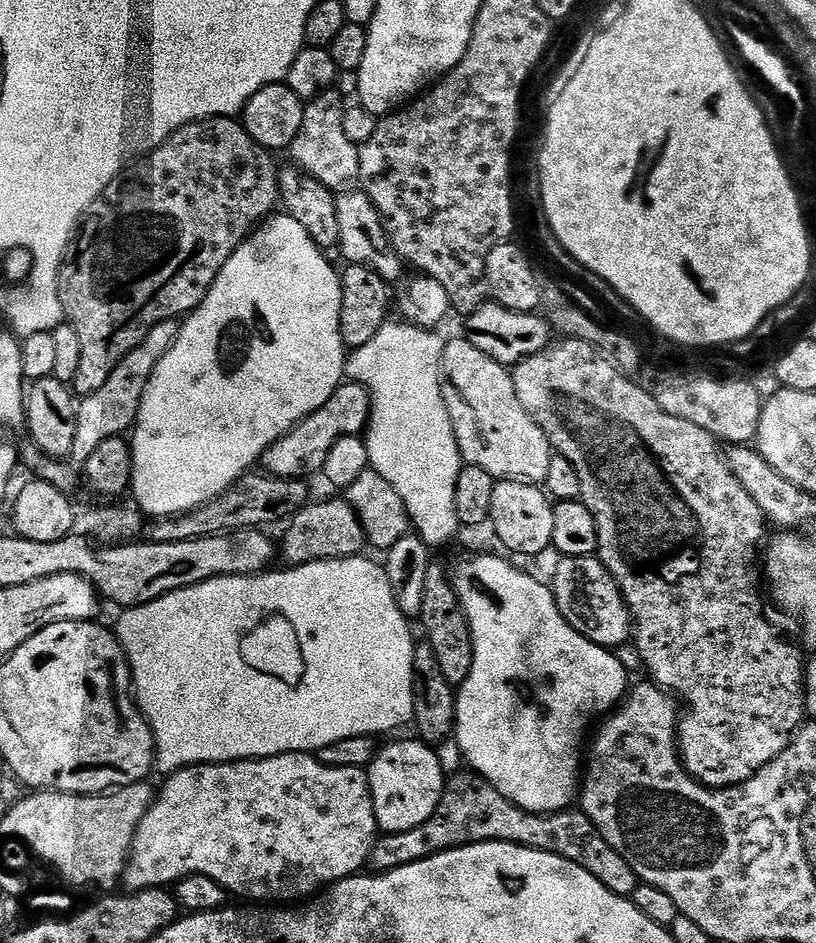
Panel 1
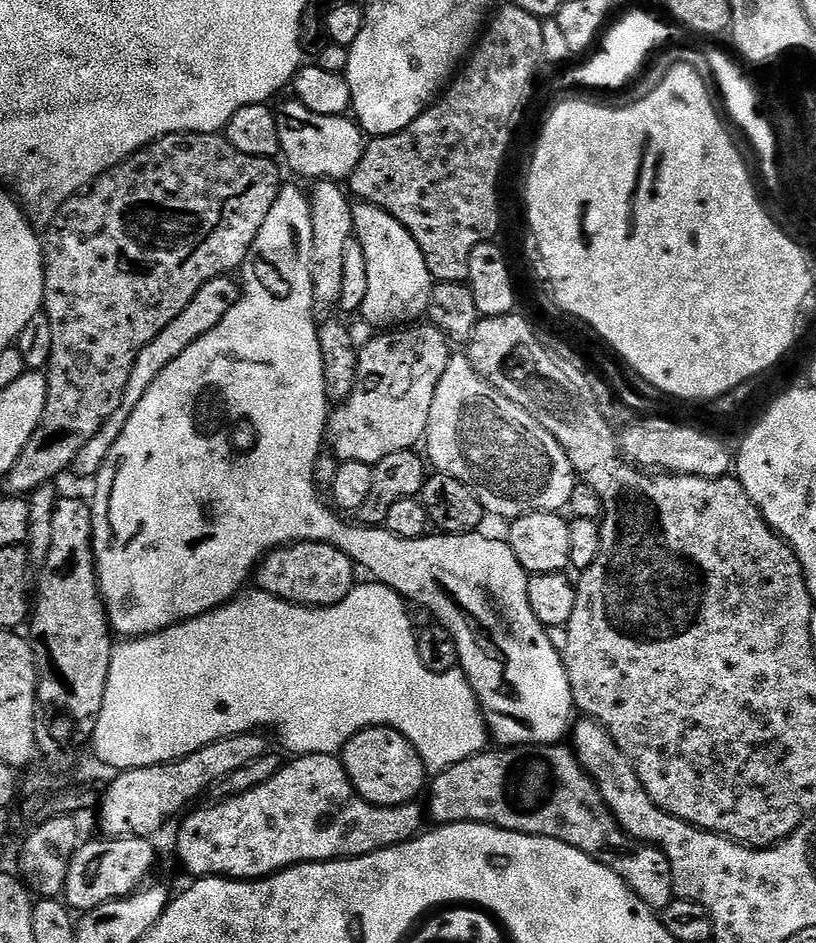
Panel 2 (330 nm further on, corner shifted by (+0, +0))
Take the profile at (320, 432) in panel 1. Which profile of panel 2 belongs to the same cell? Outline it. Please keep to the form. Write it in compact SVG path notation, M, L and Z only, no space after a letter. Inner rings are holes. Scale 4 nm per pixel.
M430 322L404 326L376 334L368 345L359 349L360 361L356 371L354 390L344 404L335 405L328 417L326 444L337 461L362 462L375 465L398 450L415 449L425 439L427 418L433 403L435 390L446 372L450 359L450 341Z

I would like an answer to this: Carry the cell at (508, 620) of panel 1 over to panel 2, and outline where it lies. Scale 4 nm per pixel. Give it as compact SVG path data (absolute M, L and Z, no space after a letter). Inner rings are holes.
M281 198L274 202L274 206L270 210L270 214L266 218L266 222L262 222L262 230L258 230L258 238L252 243L252 249L248 252L248 258L242 265L242 273L244 272L244 284L242 280L242 291L239 300L234 307L226 314L226 318L222 318L222 322L218 322L218 326L214 330L210 330L206 334L202 334L202 338L198 338L198 342L194 342L182 350L182 354L178 354L178 358L174 362L170 362L170 366L166 366L162 370L162 374L158 374L158 378L150 381L146 394L142 398L142 402L138 402L138 406L134 410L134 414L130 414L130 418L126 422L126 426L122 430L122 434L118 434L118 442L114 442L114 446L110 450L110 454L104 463L104 472L116 472L112 476L112 489L108 492L108 508L104 504L98 502L92 504L92 546L96 553L96 579L100 582L100 594L104 598L104 607L108 609L108 622L112 625L112 631L120 638L135 638L137 636L149 636L151 632L160 632L163 628L169 628L180 623L181 620L192 620L195 616L200 616L204 612L212 612L215 608L220 608L223 604L227 604L229 600L237 595L238 590L244 583L249 583L250 577L253 575L254 569L259 565L260 561L273 552L276 548L282 548L286 544L304 544L310 542L318 542L319 544L333 544L338 550L342 550L352 559L353 565L357 569L369 572L373 581L382 583L387 588L392 588L397 594L403 596L405 601L411 602L413 605L430 610L436 616L437 621L448 631L454 638L454 642L458 646L458 658L460 659L458 668L463 672L464 677L468 680L476 700L480 703L481 709L486 716L486 727L493 741L497 740L500 746L531 746L534 744L559 744L569 735L570 729L574 724L574 705L572 702L572 691L570 690L570 680L566 674L566 666L564 665L564 657L561 649L551 640L549 633L544 625L538 622L538 618L534 614L534 610L530 606L530 598L528 597L528 578L529 573L524 571L523 566L518 562L518 558L514 558L514 550L503 539L491 540L488 536L480 536L479 531L465 532L463 536L450 536L447 534L425 534L419 536L417 540L410 538L398 538L393 532L388 531L383 526L361 526L359 523L347 524L327 503L326 505L320 501L321 493L318 491L315 468L316 460L320 457L320 453L326 444L326 433L328 431L328 417L330 415L330 405L326 398L326 382L324 381L324 367L322 366L322 350L320 349L320 333L318 331L318 320L312 317L312 312L316 308L316 299L314 298L314 290L312 289L312 239L314 238L314 230L312 229L312 219L310 218L310 210L300 201L287 200Z

